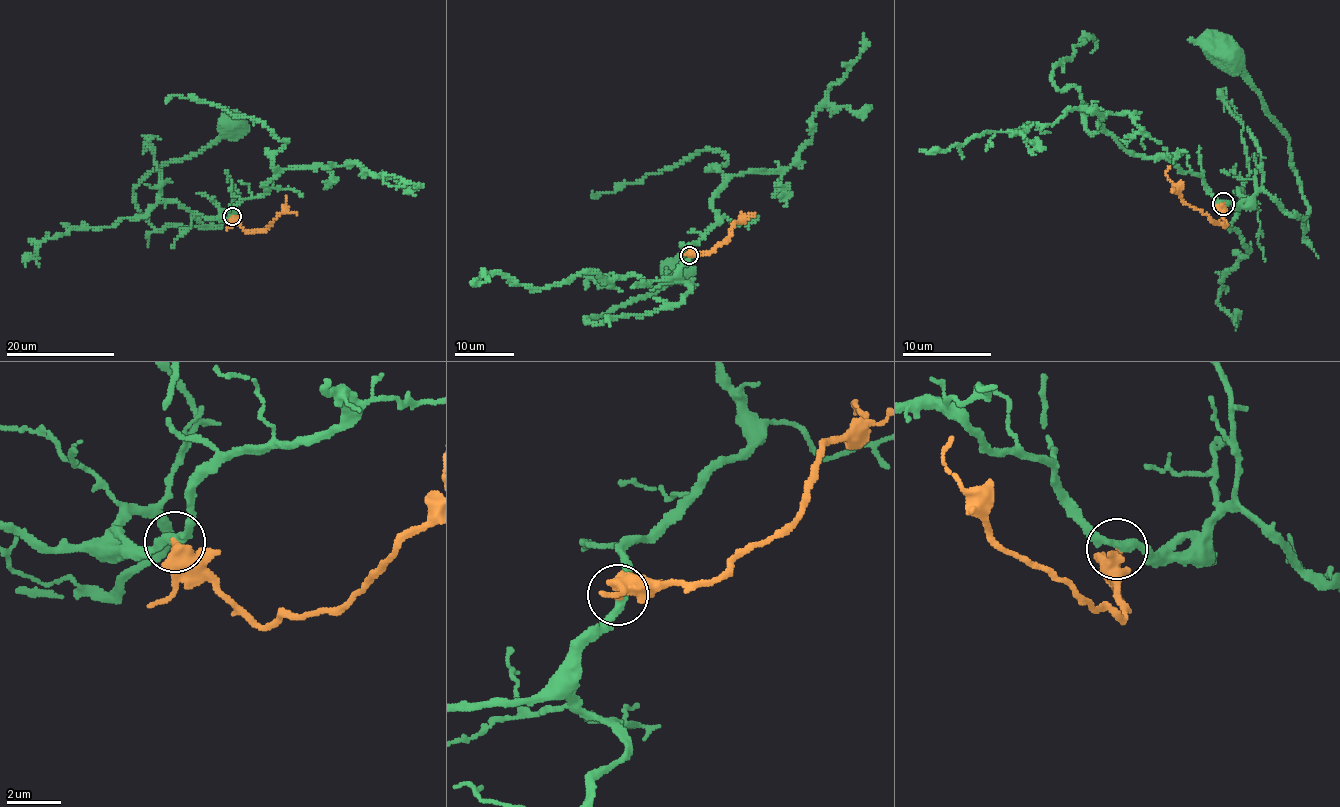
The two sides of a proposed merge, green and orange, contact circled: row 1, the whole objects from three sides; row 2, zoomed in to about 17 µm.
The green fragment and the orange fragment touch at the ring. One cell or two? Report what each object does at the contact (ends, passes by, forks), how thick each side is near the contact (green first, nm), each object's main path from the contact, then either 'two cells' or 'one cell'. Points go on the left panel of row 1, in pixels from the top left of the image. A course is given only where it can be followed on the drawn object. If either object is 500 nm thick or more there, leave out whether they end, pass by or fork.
green passes by; orange passes by; 300 nm thick on the green side, 320 nm on the other; green runs (231, 216), (221, 214), (230, 216), (213, 228), (156, 228), (133, 193), (154, 170), (204, 150), (234, 124); orange runs (231, 216), (249, 232), (263, 231), (286, 206), (286, 197); two cells

